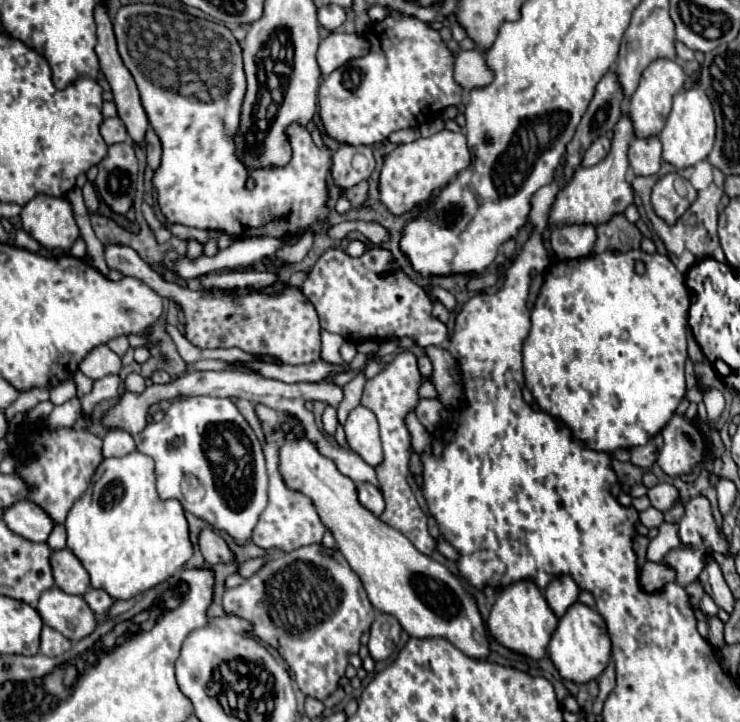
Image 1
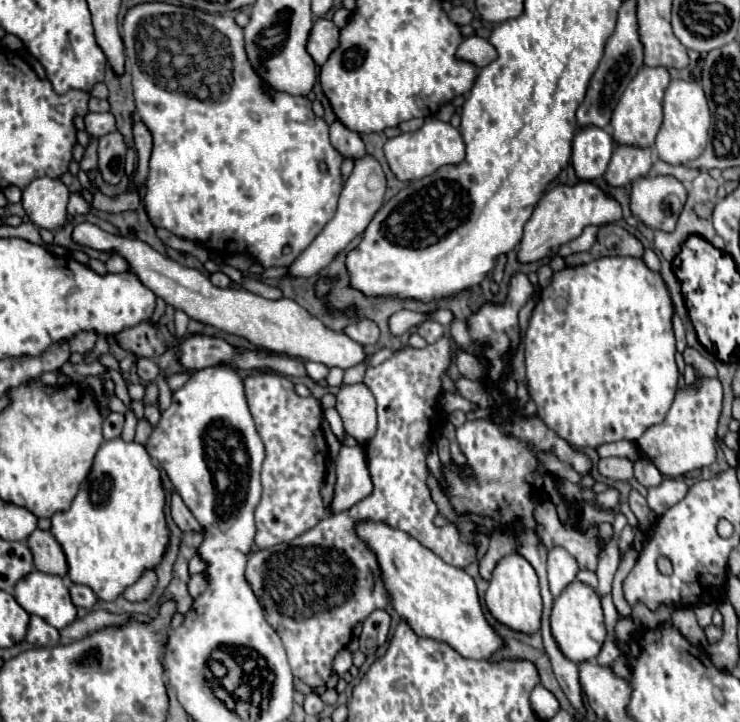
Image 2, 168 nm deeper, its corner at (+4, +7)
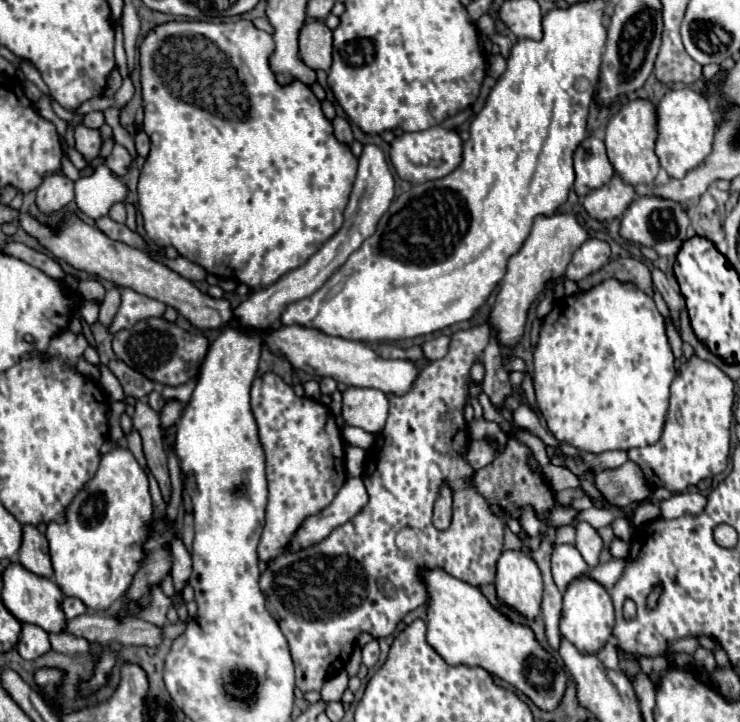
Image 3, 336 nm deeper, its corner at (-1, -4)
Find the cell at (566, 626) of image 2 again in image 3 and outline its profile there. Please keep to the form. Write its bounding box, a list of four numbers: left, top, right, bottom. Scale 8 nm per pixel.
[560,578,614,652]

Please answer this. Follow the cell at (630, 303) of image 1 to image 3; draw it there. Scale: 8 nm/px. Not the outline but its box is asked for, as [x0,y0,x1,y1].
[534,278,676,454]

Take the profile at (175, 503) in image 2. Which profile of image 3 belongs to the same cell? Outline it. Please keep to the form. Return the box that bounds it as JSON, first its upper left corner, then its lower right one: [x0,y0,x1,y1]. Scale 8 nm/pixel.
[132,400,172,504]

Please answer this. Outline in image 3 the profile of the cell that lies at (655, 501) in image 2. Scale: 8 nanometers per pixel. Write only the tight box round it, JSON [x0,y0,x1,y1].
[658,492,706,520]

